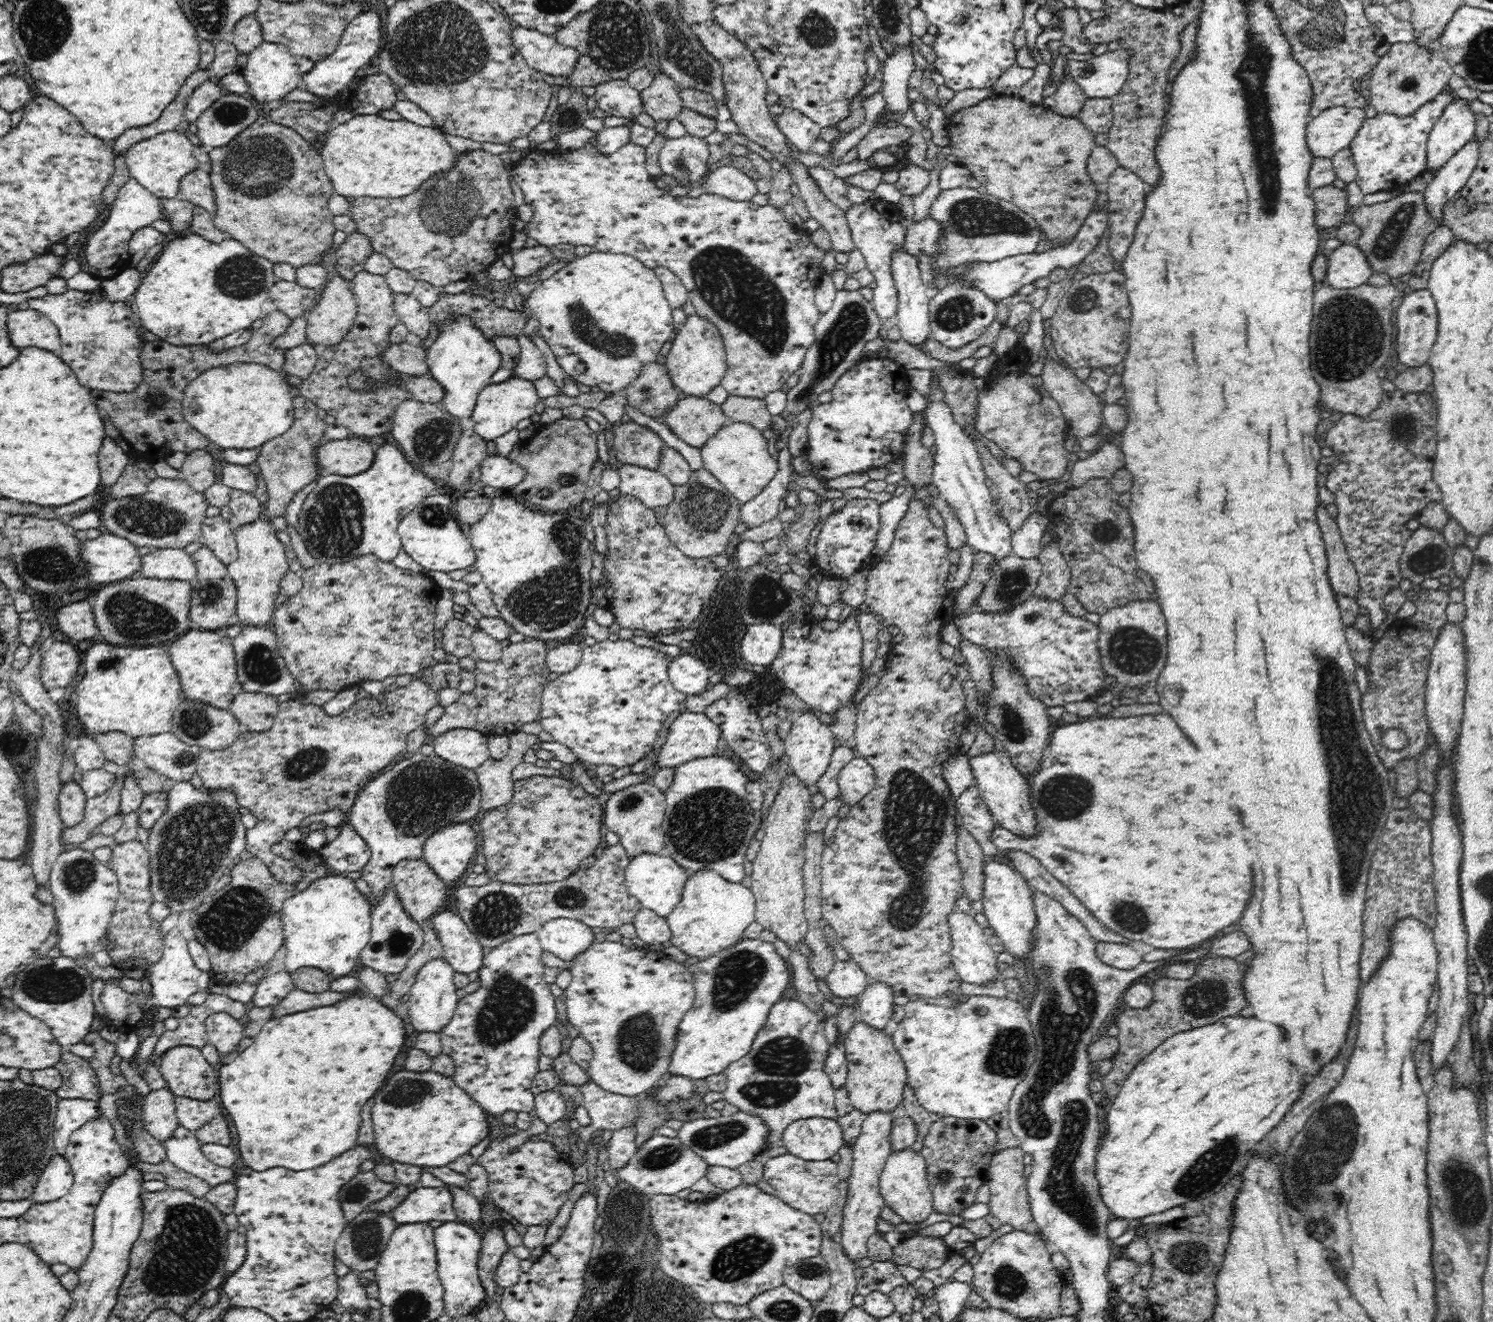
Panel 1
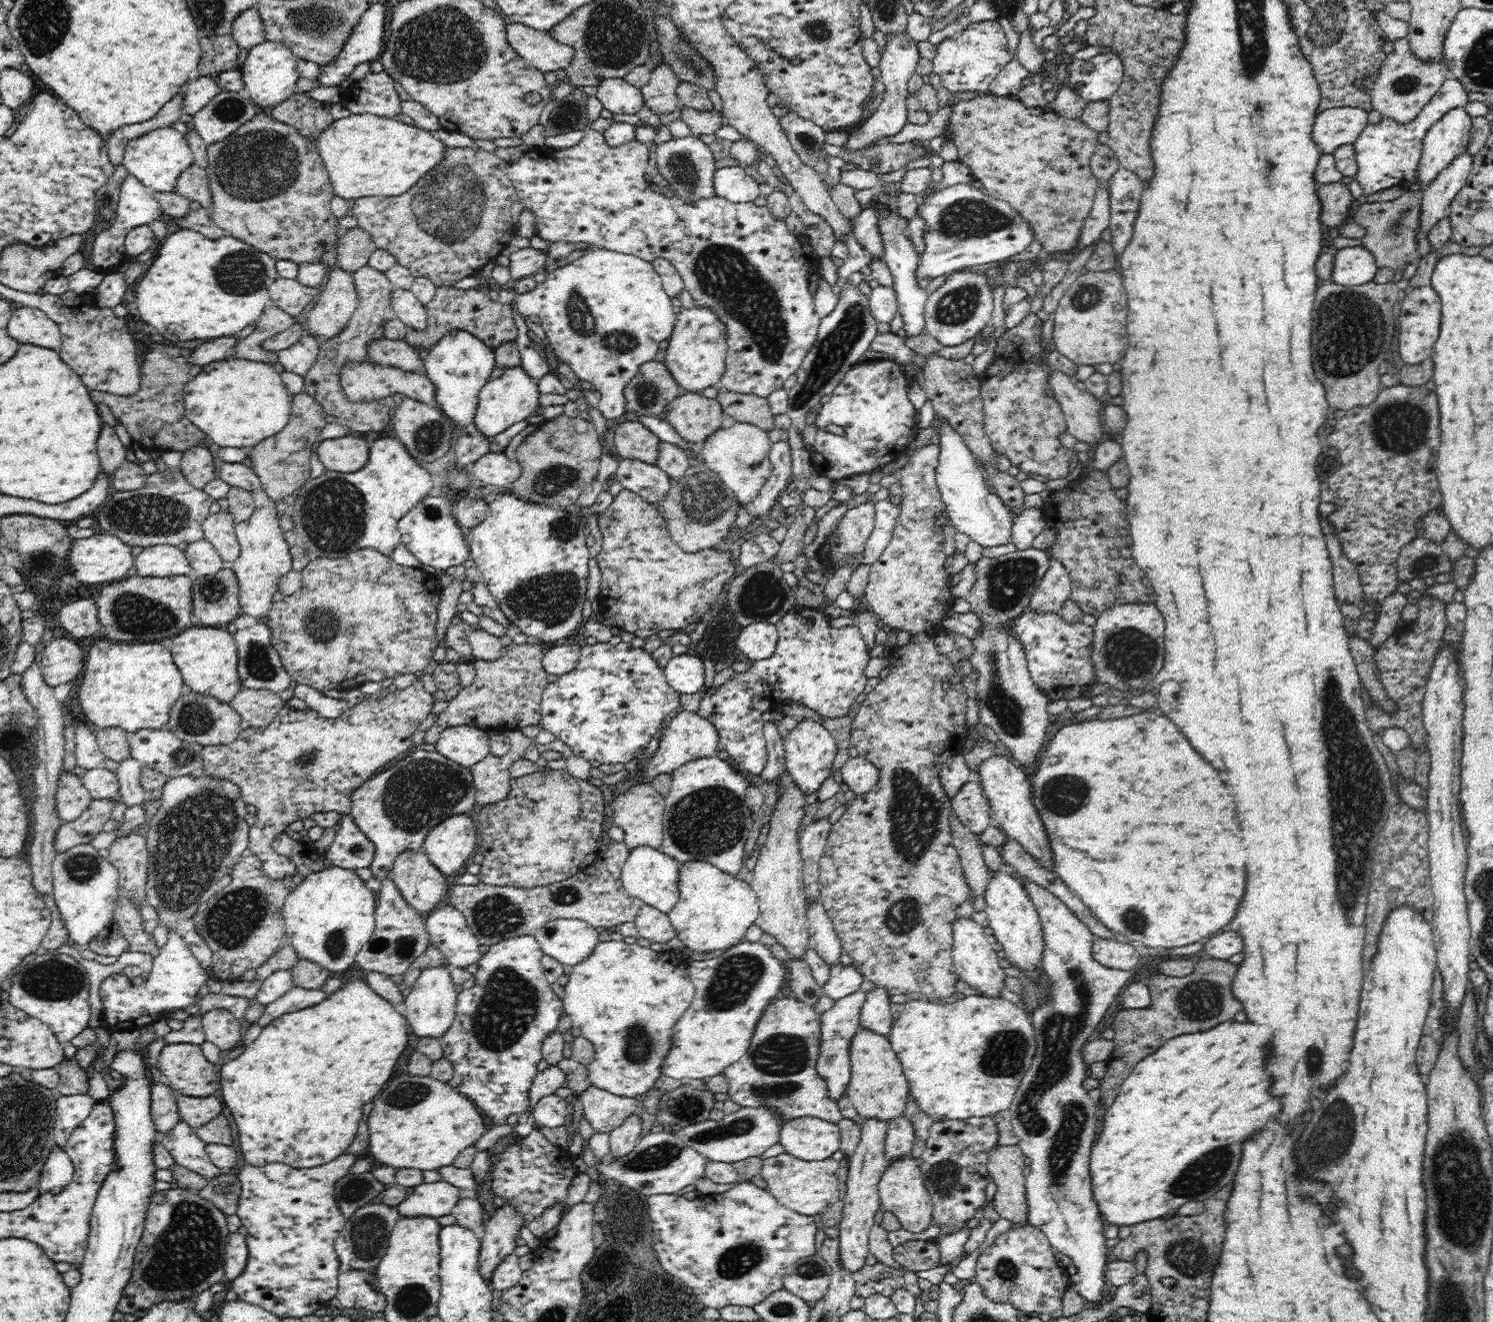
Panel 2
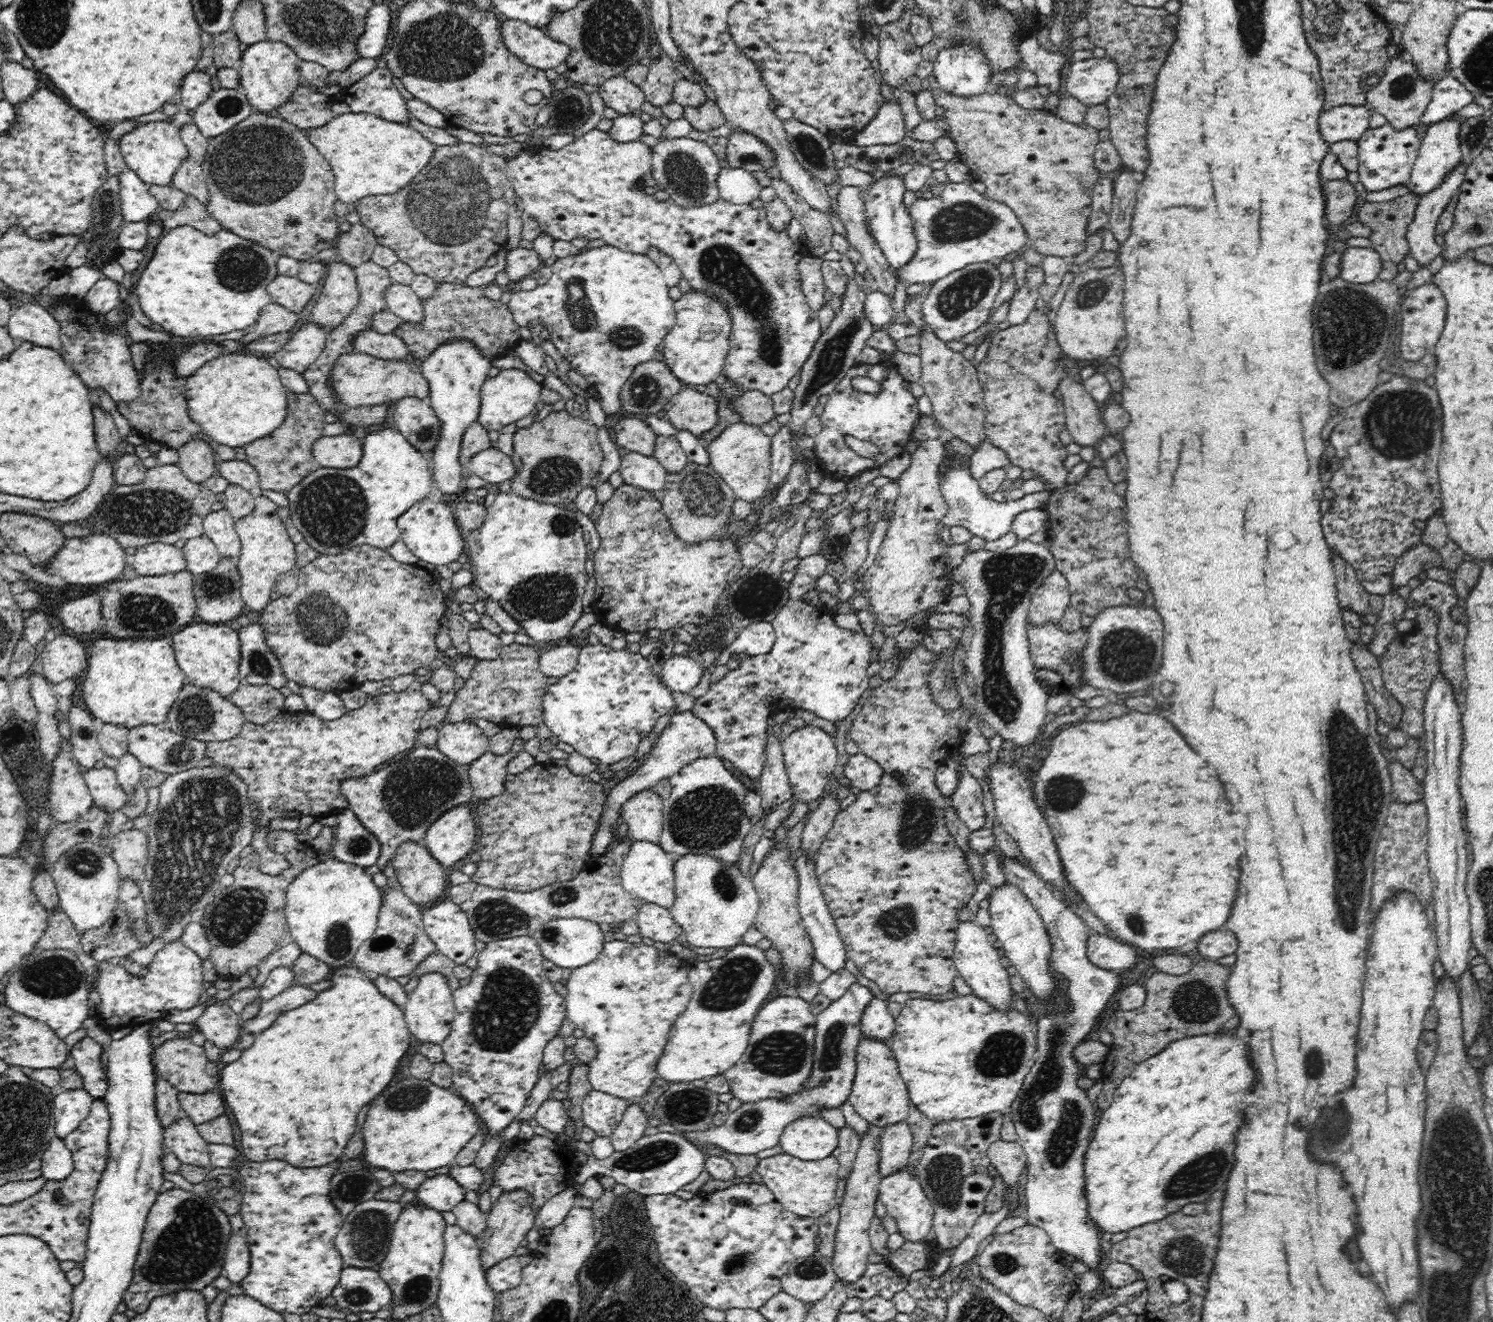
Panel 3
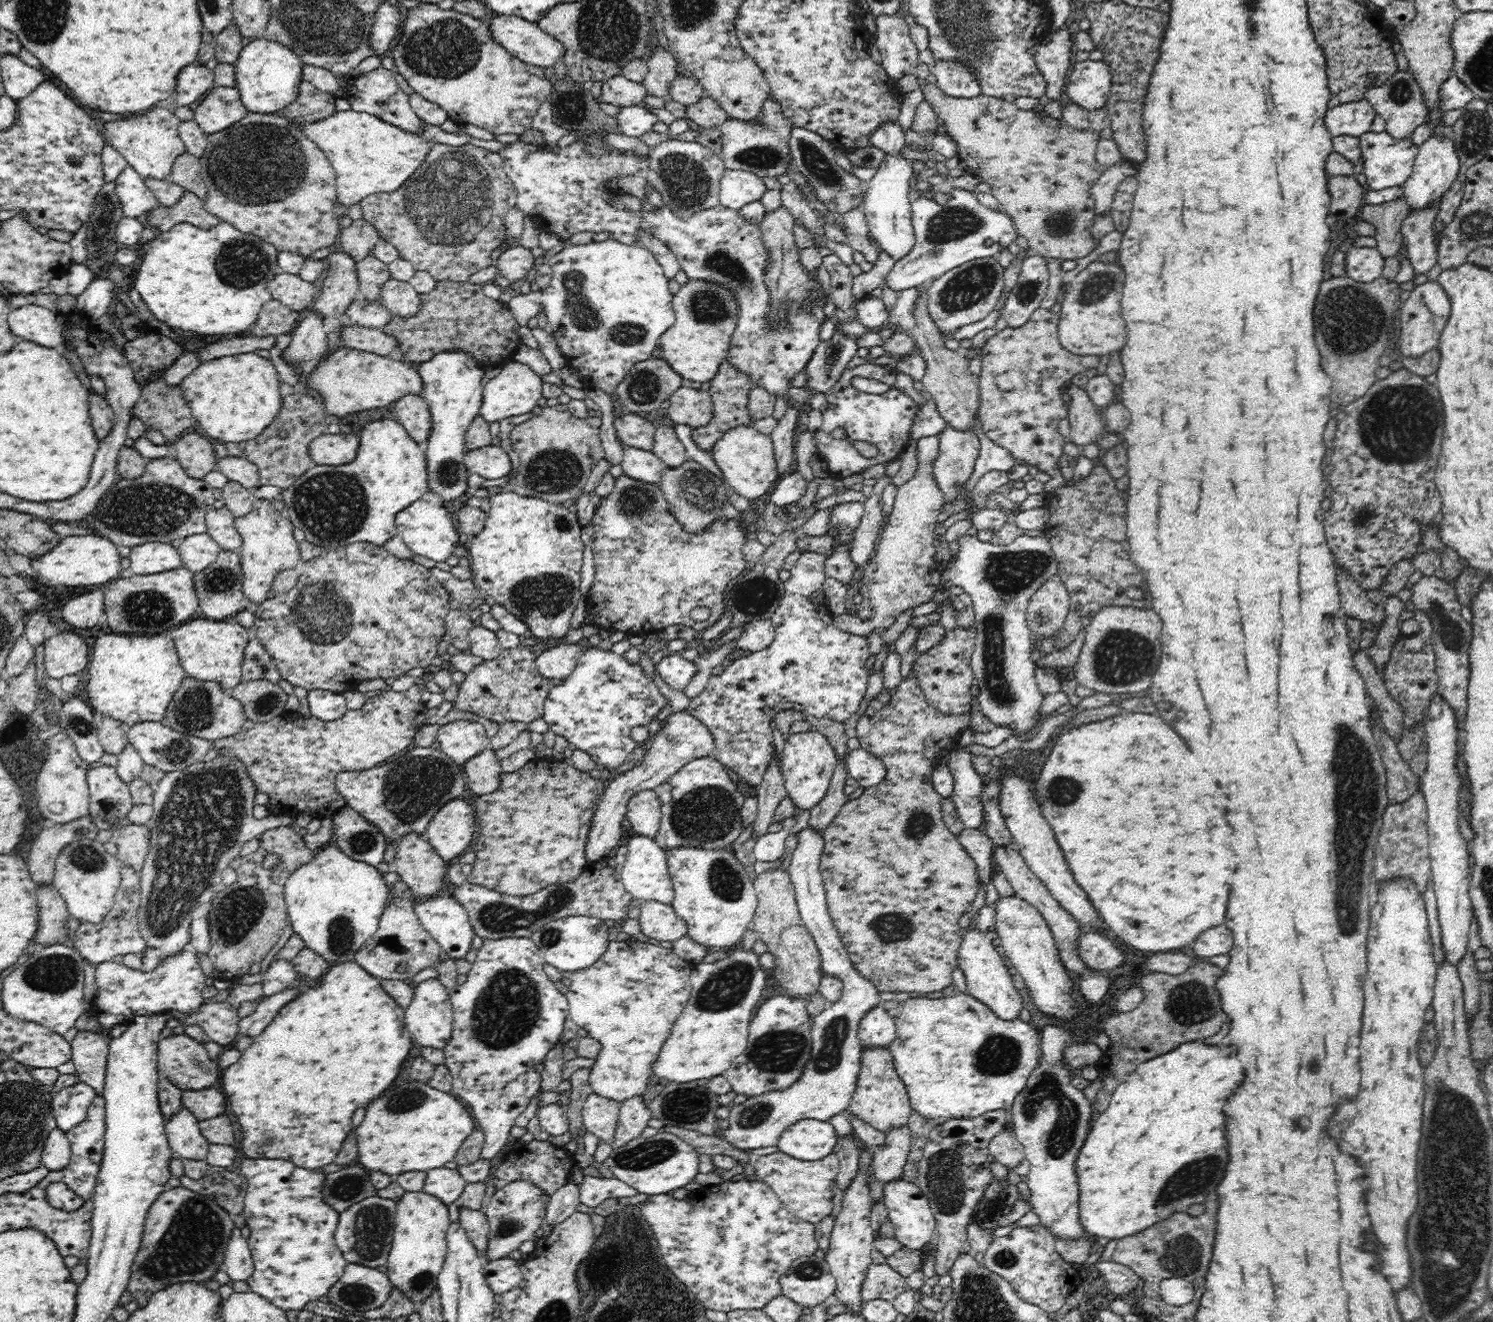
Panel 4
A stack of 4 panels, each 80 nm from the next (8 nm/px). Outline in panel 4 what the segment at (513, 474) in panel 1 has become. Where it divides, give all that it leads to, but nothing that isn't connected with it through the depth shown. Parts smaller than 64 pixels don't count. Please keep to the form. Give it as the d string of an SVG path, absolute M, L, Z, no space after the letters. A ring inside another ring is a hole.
M492 444L468 451L462 459L469 474L478 474L486 480L507 477L513 470L508 454Z

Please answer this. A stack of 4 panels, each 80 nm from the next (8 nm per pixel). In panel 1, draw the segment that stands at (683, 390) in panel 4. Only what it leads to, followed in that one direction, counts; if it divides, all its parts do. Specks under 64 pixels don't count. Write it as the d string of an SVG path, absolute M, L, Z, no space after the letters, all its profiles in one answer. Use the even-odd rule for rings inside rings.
M688 395L679 400L661 420L680 440L700 448L724 426L726 415L720 405L705 397Z

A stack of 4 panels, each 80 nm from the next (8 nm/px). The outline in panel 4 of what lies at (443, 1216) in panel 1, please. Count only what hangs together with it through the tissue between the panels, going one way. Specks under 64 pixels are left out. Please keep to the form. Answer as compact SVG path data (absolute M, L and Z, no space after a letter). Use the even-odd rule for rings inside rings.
M440 1167L427 1172L422 1191L440 1199L440 1203L449 1207L460 1198L466 1185L466 1181L462 1179L460 1173L456 1173L456 1169Z

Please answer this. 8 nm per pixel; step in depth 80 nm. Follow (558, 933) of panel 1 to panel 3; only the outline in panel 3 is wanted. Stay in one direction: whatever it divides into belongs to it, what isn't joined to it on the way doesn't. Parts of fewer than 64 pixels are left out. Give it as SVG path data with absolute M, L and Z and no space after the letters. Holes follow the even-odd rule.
M557 918L541 925L533 934L533 939L540 947L544 958L551 960L556 967L576 969L592 962L604 944L604 936L598 923L583 918Z

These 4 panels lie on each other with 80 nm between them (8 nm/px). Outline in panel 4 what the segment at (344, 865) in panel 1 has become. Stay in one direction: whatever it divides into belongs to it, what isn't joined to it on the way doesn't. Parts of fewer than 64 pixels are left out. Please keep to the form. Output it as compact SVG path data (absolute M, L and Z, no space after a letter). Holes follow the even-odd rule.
M352 807L342 808L331 816L333 843L352 860L376 866L384 860L386 839L378 827L368 823Z

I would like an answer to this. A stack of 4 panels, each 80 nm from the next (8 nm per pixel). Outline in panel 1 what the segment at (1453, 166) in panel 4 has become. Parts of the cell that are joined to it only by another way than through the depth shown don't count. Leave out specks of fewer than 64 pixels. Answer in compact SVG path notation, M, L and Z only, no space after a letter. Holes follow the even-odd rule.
M1454 98L1450 104L1446 104L1442 116L1436 121L1432 127L1428 139L1428 159L1427 170L1438 170L1446 161L1450 159L1456 152L1460 151L1475 136L1477 127L1474 111L1470 108L1472 100L1464 98Z

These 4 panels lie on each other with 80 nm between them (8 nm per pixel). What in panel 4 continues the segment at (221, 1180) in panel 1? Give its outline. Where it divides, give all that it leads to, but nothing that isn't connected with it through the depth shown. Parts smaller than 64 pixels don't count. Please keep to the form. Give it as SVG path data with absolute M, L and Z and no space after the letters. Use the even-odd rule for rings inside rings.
M183 1110L165 1125L166 1138L175 1156L182 1160L206 1161L210 1144L202 1136L199 1121L190 1112Z

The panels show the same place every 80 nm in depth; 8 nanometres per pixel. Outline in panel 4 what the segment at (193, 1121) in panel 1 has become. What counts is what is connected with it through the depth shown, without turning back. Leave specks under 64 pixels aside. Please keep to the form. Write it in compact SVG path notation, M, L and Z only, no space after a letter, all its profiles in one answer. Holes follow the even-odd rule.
M214 1087L204 1090L184 1089L181 1092L181 1101L183 1109L190 1112L199 1122L226 1115L226 1099L222 1092Z

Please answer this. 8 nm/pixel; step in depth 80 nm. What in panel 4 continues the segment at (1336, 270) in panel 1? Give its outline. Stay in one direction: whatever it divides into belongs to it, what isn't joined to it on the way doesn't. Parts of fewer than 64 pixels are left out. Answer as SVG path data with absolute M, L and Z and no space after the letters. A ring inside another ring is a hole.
M1351 246L1345 253L1345 277L1370 283L1382 275L1385 258L1376 247Z

